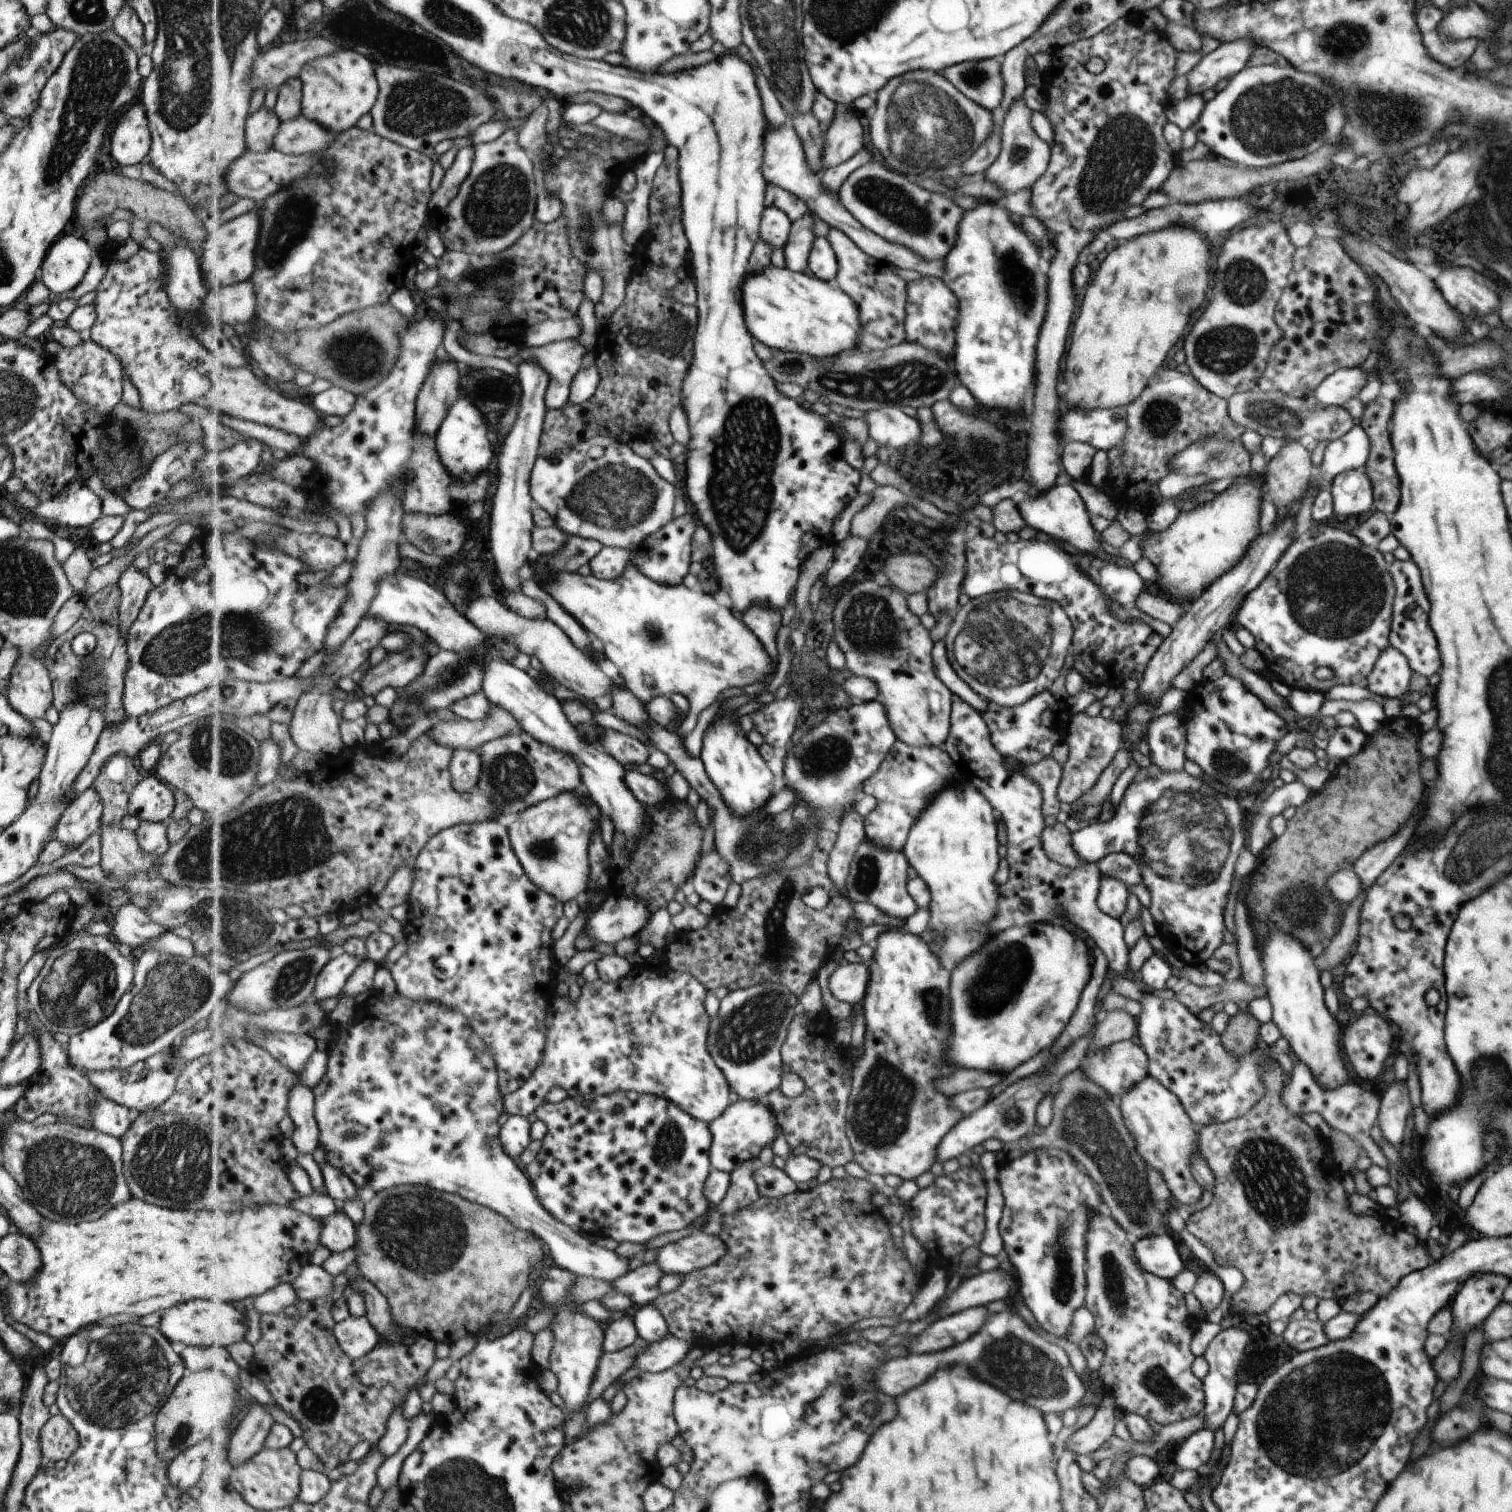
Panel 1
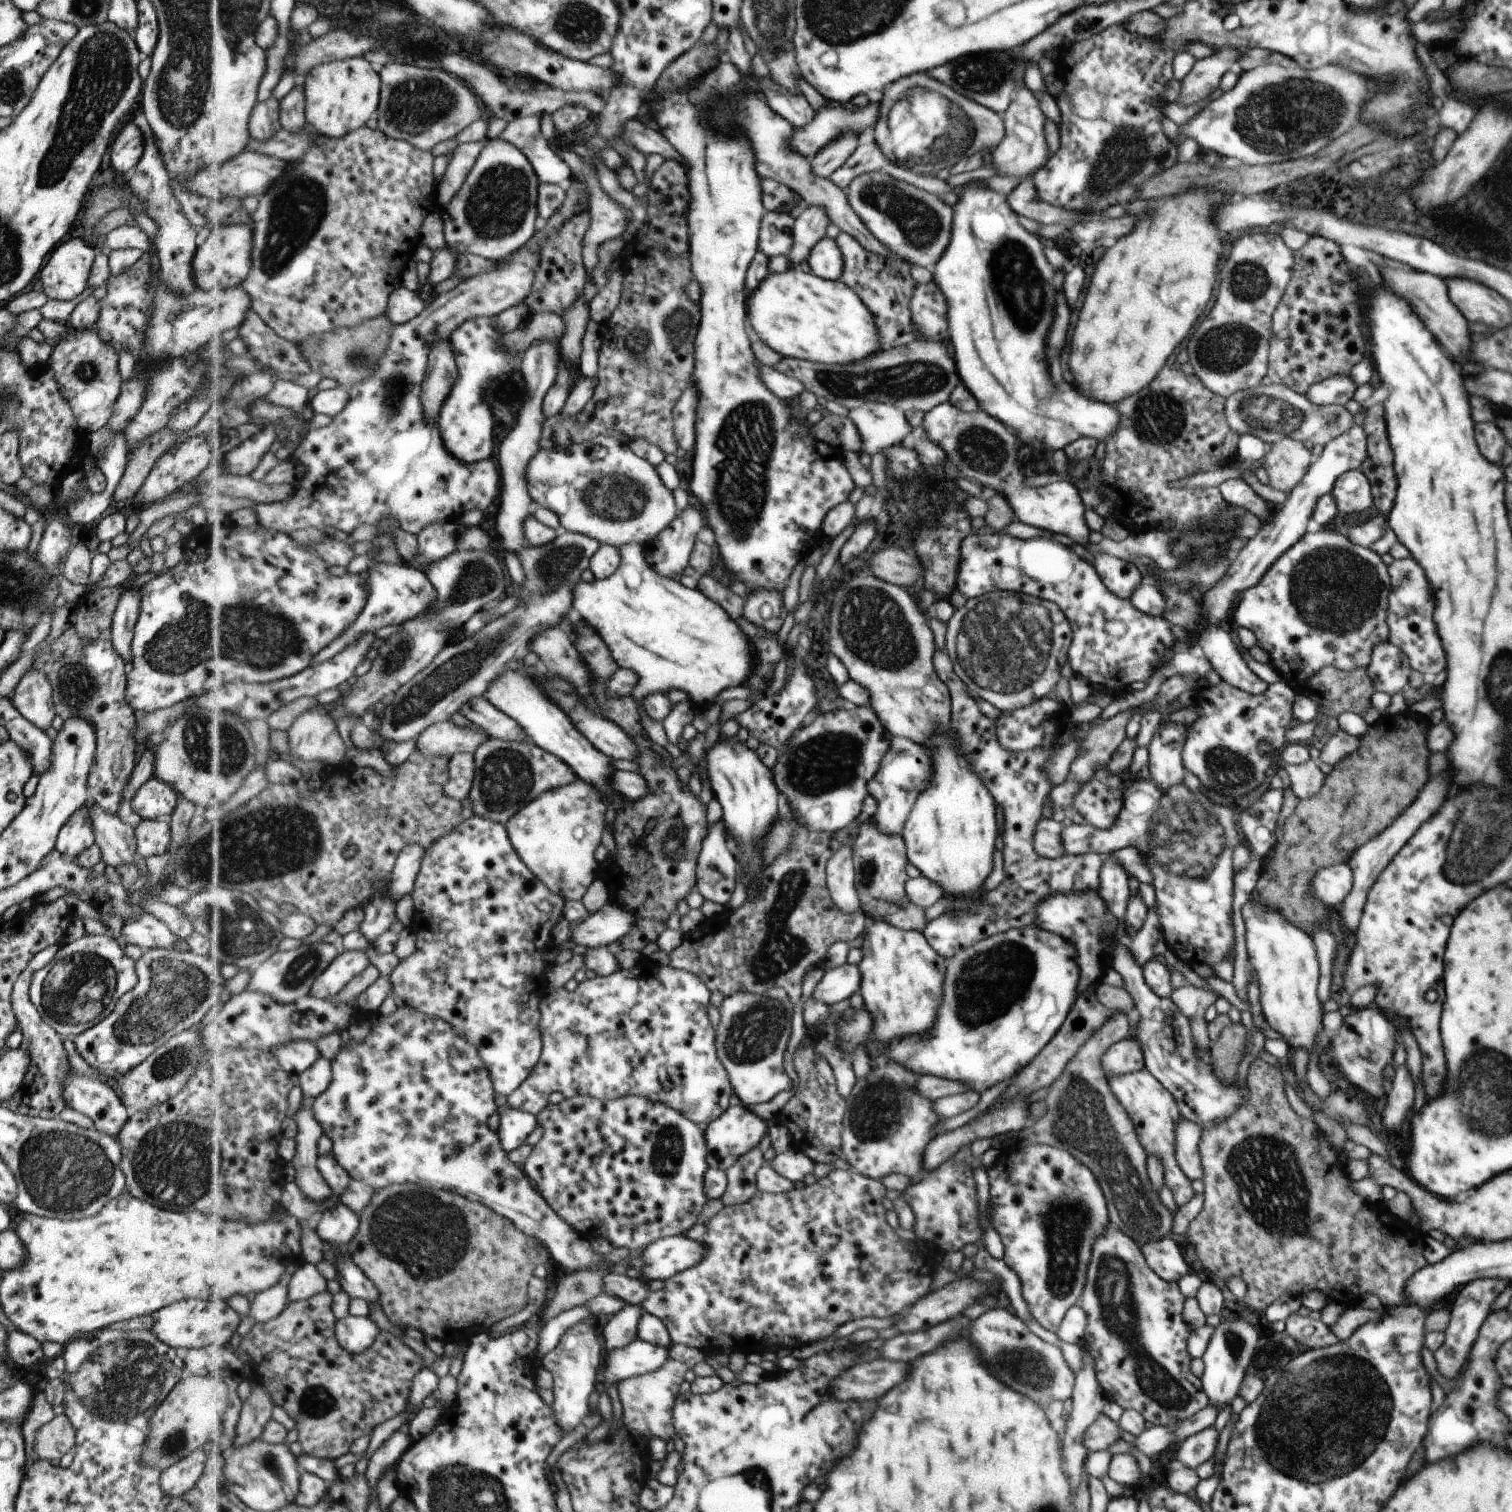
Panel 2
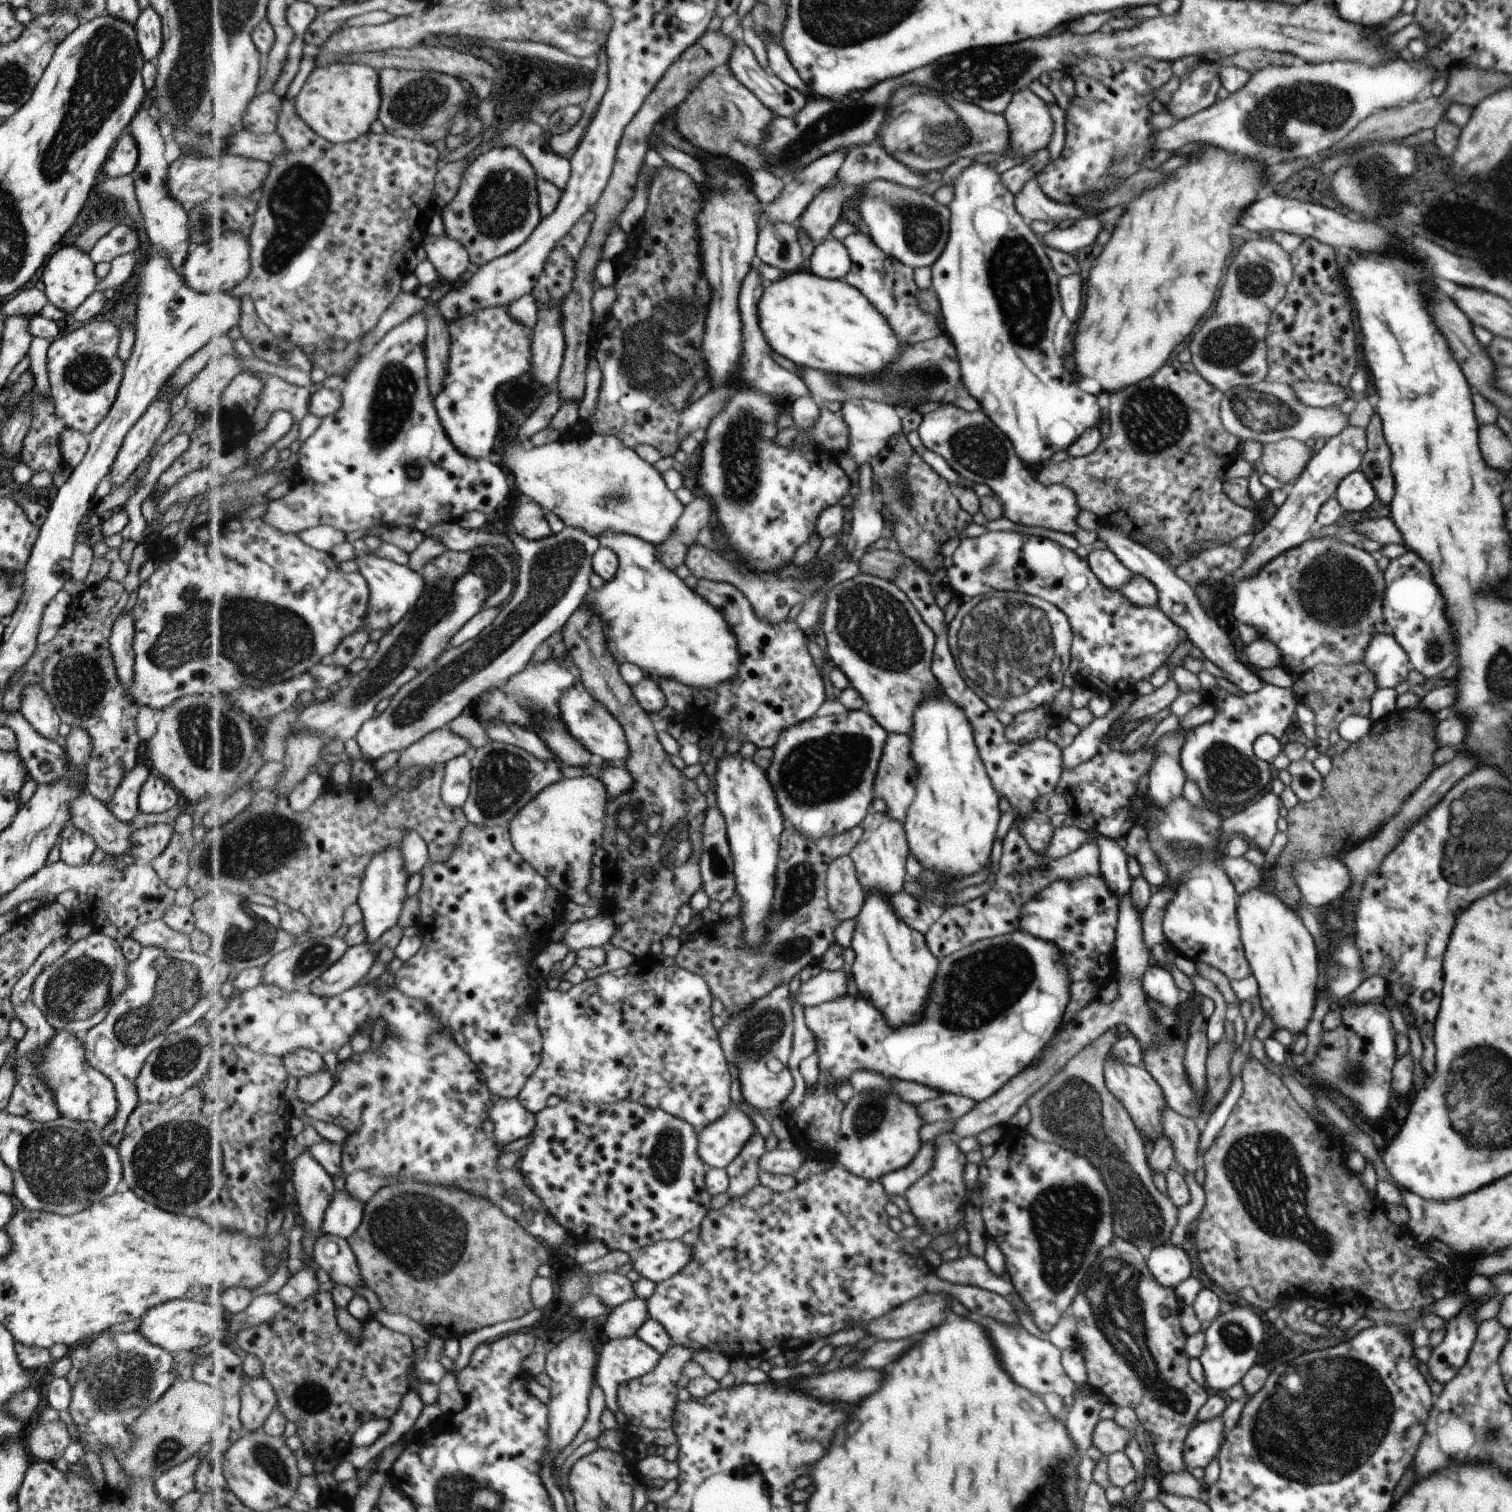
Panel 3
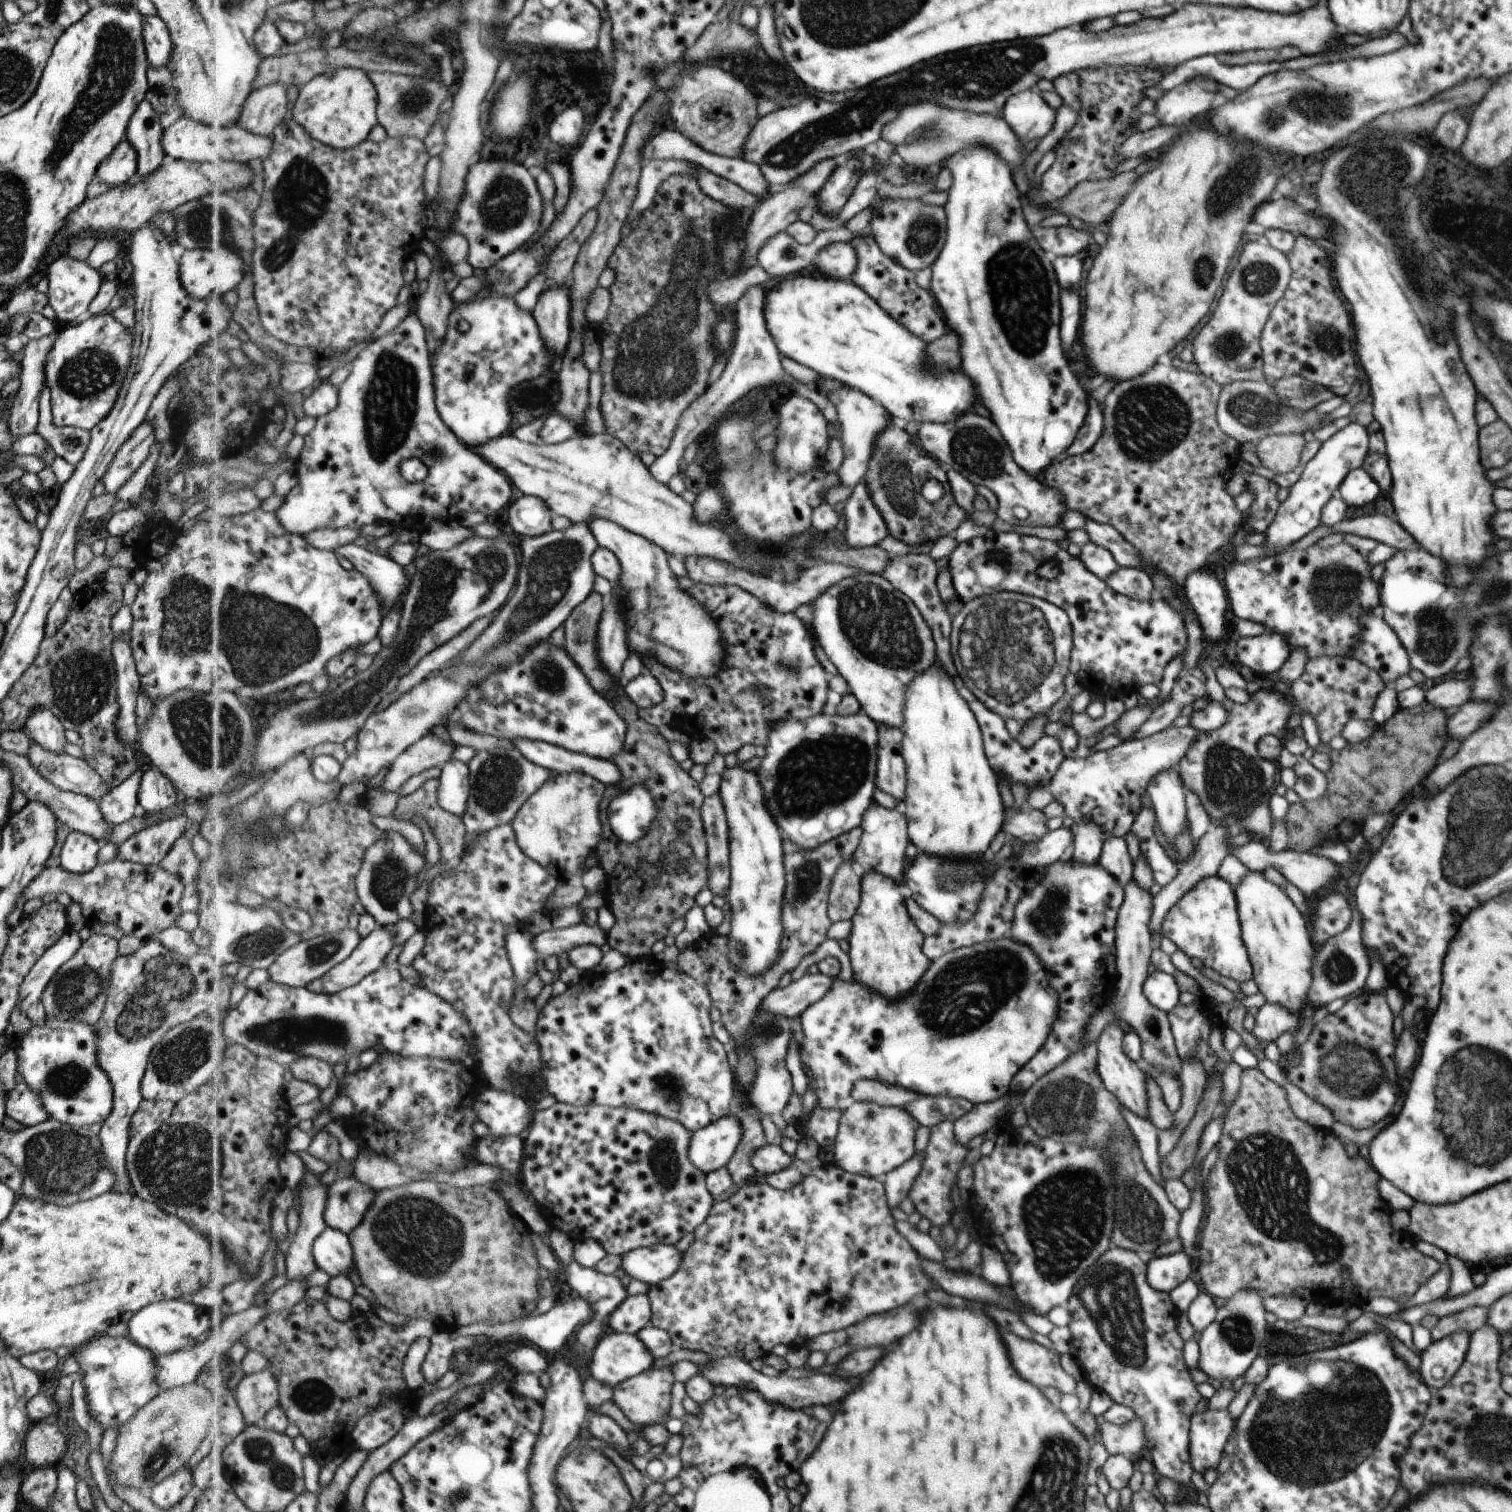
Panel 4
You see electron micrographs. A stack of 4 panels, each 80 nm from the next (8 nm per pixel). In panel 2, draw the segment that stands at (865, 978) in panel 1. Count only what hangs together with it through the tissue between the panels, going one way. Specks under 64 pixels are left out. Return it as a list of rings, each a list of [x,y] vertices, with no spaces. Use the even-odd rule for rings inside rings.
[[[849,962],[840,967],[829,968],[813,992],[813,1000],[825,1005],[847,1000],[860,992],[862,972],[858,964]]]

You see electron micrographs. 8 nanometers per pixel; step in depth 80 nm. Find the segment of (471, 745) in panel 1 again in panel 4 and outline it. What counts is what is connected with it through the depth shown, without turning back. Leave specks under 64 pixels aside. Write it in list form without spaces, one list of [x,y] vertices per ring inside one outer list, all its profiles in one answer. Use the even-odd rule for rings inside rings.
[[[433,733],[425,735],[413,746],[409,747],[391,765],[383,779],[383,788],[396,792],[415,774],[427,768],[442,767],[443,764],[453,759],[453,752],[458,745],[453,741],[445,742]]]

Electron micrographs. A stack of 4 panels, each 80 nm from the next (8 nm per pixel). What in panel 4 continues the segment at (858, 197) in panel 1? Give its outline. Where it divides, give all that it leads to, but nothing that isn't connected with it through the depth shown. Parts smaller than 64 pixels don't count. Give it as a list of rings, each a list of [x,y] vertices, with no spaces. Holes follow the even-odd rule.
[[[918,198],[877,199],[869,227],[879,250],[910,271],[931,266],[946,240],[946,211],[943,206],[925,204]]]

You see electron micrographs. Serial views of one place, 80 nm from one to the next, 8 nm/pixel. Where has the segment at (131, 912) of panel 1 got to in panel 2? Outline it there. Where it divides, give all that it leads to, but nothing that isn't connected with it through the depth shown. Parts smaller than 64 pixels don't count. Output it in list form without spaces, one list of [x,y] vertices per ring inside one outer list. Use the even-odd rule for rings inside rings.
[[[141,913],[135,918],[124,920],[120,932],[123,934],[126,944],[139,946],[141,951],[156,947],[174,948],[179,941],[176,936],[171,934],[164,922],[148,913]]]

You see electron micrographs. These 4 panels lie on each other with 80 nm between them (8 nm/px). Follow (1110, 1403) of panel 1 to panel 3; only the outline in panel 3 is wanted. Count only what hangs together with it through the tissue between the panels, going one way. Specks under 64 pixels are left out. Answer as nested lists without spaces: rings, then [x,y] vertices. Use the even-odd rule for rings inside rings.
[[[1099,1419],[1091,1436],[1091,1445],[1101,1454],[1110,1455],[1115,1451],[1123,1451],[1127,1439],[1133,1436],[1133,1432],[1121,1428],[1113,1419]]]

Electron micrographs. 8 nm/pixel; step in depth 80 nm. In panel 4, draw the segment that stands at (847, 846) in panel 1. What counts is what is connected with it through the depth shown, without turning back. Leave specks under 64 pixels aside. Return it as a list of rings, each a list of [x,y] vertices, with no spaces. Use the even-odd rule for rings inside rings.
[[[845,861],[837,869],[830,890],[828,915],[833,922],[852,920],[859,910],[862,901],[862,876],[861,872],[854,868],[853,861]]]

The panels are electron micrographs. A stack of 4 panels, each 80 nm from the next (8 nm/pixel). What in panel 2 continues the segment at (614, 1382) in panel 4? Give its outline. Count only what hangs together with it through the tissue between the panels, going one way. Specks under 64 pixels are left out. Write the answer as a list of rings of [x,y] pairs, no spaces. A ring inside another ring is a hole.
[[[638,1338],[629,1346],[609,1351],[601,1387],[608,1389],[615,1382],[659,1370],[669,1360],[671,1345],[661,1346]]]

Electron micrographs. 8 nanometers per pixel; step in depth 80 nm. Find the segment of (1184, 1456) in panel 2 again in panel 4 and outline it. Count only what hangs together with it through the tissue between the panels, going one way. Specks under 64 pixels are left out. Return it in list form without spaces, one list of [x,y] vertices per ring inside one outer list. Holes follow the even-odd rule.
[[[1212,1408],[1191,1419],[1189,1453],[1193,1470],[1201,1474],[1209,1468],[1216,1470],[1234,1422],[1226,1410],[1216,1411]]]

